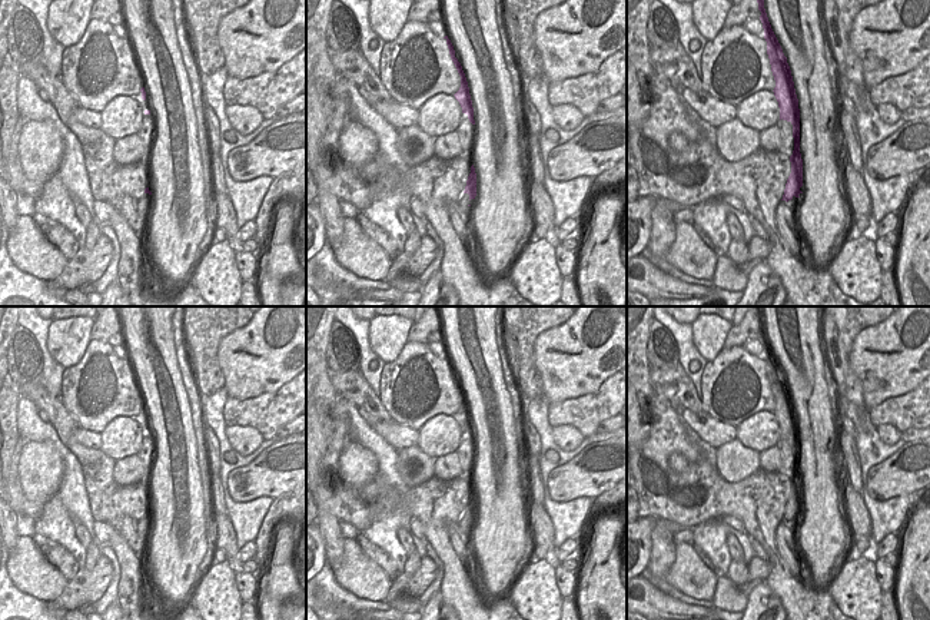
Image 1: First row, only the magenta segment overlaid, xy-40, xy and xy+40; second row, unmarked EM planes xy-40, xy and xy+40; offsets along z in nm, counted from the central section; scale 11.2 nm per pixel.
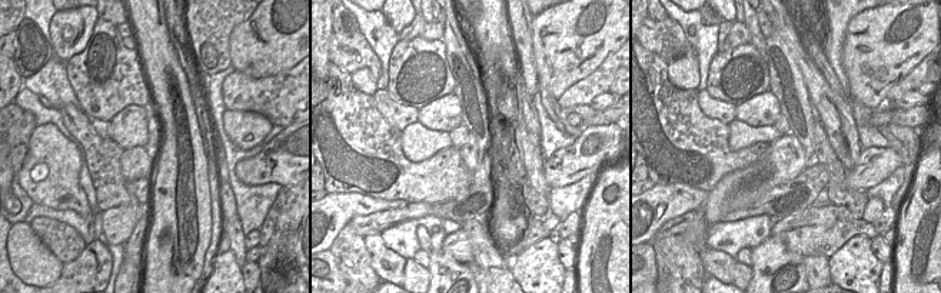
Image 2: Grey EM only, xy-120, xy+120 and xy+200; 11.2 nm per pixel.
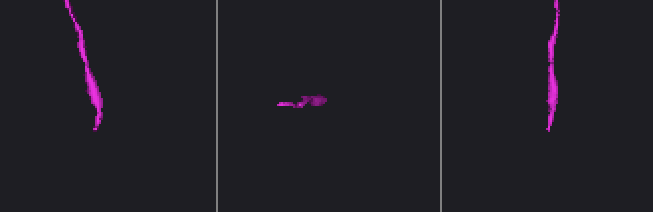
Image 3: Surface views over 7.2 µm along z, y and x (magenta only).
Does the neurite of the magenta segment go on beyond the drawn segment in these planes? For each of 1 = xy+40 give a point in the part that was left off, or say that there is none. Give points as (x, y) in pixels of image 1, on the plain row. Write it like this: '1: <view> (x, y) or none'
1: none

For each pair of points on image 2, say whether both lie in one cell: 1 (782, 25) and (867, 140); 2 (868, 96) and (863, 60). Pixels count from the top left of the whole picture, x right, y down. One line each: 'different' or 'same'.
1: different
2: same

